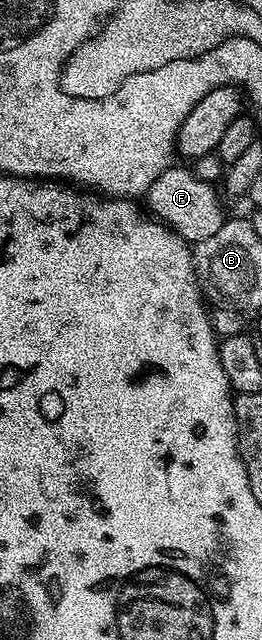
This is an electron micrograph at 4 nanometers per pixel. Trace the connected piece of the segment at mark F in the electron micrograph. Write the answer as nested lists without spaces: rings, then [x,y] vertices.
[[[171,166],[151,182],[147,193],[149,200],[148,211],[162,224],[173,229],[182,240],[196,246],[203,242],[203,238],[211,238],[219,226],[223,226],[227,219],[227,213],[221,209],[217,201],[218,189],[207,182],[199,182],[195,174],[188,167],[177,168]]]

